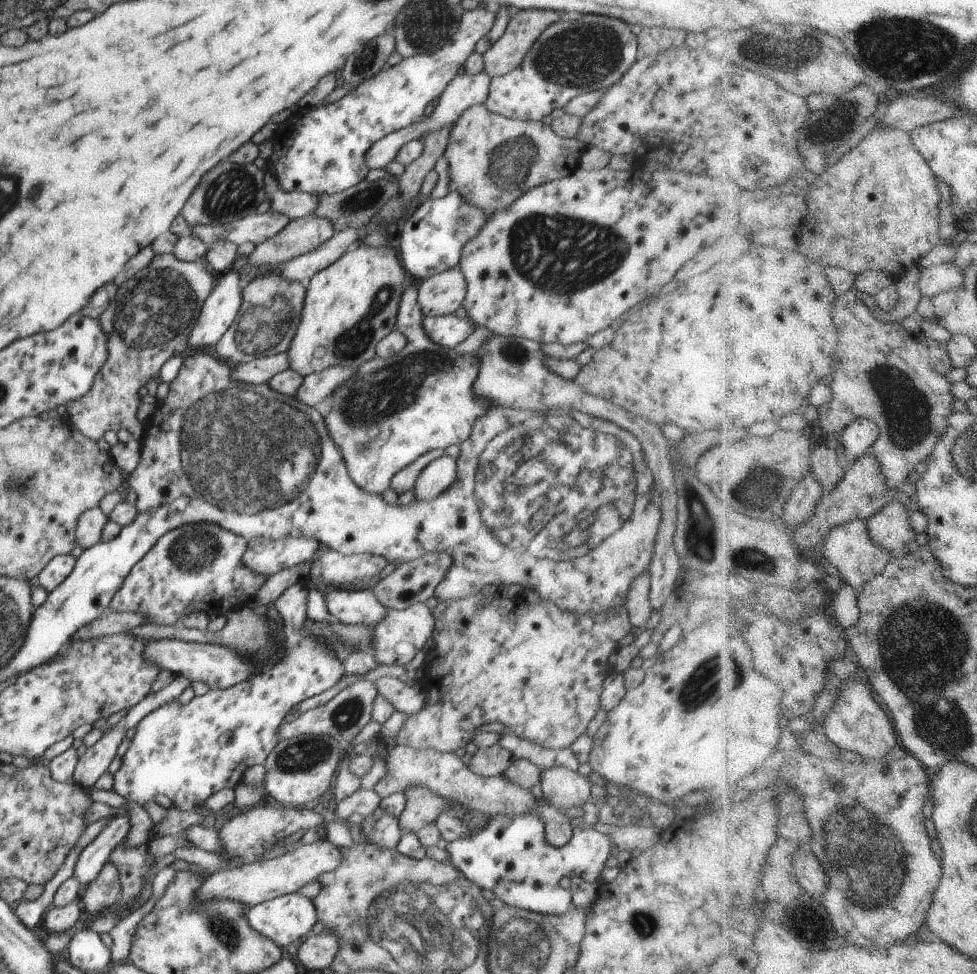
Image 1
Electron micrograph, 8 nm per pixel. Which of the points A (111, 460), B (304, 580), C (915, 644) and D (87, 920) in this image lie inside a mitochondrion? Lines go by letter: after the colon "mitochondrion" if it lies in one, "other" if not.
A: other
B: other
C: mitochondrion
D: other

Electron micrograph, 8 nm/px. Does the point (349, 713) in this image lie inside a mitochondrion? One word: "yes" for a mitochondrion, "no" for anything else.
yes

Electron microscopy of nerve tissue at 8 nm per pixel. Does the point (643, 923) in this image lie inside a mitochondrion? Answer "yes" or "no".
yes

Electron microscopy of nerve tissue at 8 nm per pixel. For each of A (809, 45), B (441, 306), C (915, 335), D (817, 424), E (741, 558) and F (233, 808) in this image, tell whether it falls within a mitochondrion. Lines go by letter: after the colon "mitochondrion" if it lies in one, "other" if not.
A: mitochondrion
B: other
C: other
D: other
E: other
F: other

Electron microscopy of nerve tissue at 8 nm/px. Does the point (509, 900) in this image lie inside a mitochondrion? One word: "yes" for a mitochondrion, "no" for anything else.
yes

